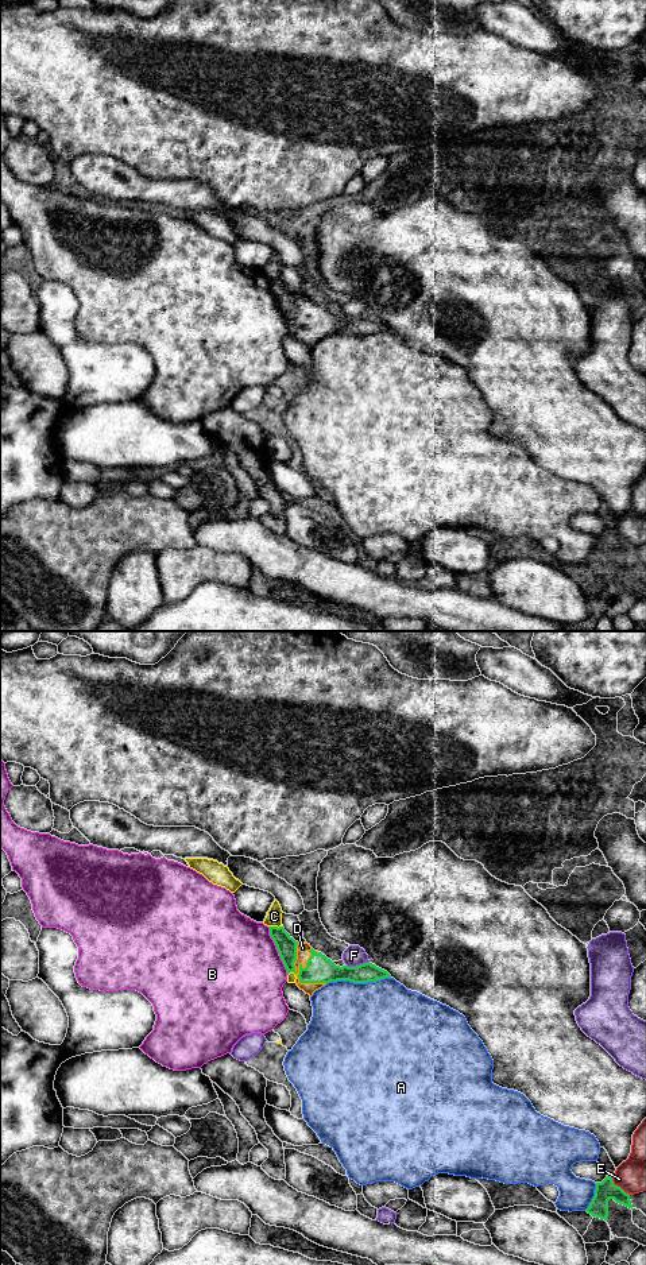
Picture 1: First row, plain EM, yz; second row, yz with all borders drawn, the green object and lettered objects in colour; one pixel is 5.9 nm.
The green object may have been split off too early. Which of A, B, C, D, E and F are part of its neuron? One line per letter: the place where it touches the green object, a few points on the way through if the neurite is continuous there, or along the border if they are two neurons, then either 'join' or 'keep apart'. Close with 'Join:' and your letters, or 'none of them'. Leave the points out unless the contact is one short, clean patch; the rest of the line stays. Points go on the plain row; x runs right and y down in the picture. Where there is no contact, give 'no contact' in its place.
A: yz (358, 335) | keep apart
B: yz (278, 304) | along yz (267, 279), (287, 327) | keep apart
C: yz (275, 279) | keep apart
D: yz (298, 328) | join
E: yz (619, 540) | keep apart
F: yz (358, 318) | keep apart
Join: D

